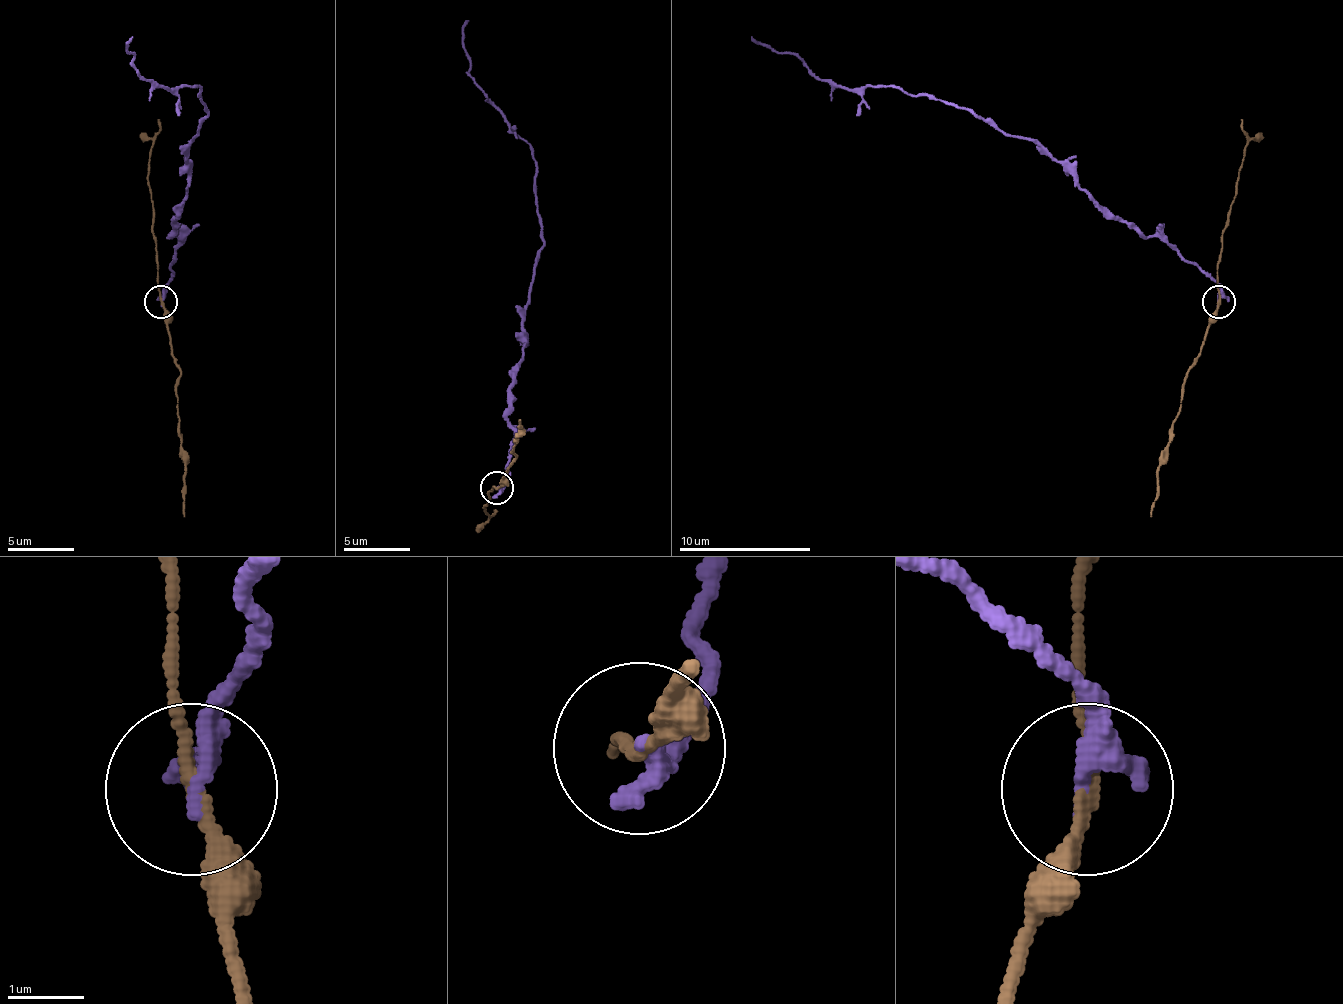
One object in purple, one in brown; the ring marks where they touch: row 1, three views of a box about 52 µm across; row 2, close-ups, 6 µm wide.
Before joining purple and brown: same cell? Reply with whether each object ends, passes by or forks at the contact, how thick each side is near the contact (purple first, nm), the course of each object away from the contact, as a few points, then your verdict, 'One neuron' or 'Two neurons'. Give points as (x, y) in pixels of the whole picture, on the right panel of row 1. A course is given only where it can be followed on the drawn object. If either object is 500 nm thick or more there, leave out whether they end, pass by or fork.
At the ring purple passes by. At the ring brown passes by. Thickness 240 nm (purple) against 160 nm. Course of purple: (1220, 302), (1196, 266), (1114, 219), (1031, 140), (1004, 136), (968, 110), (878, 87), (832, 87), (752, 37). Course of brown: (1220, 302), (1186, 375), (1180, 415), (1157, 475), (1150, 518). Two neurons

